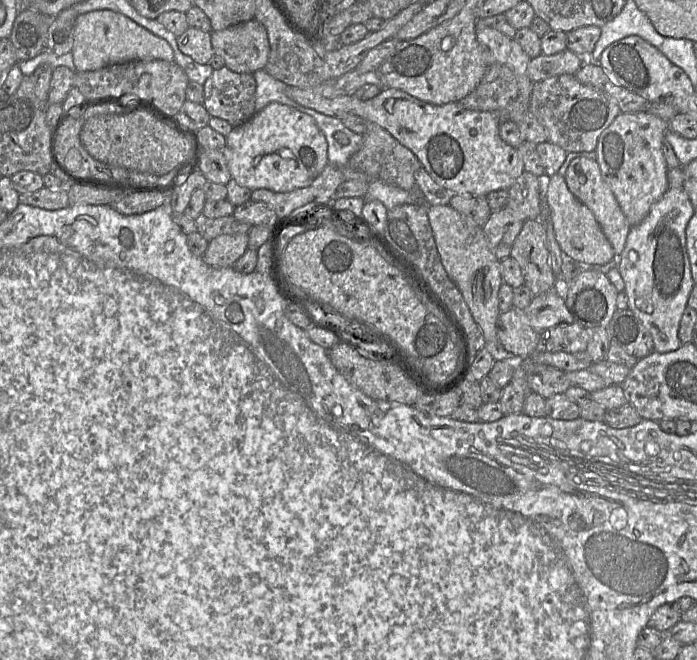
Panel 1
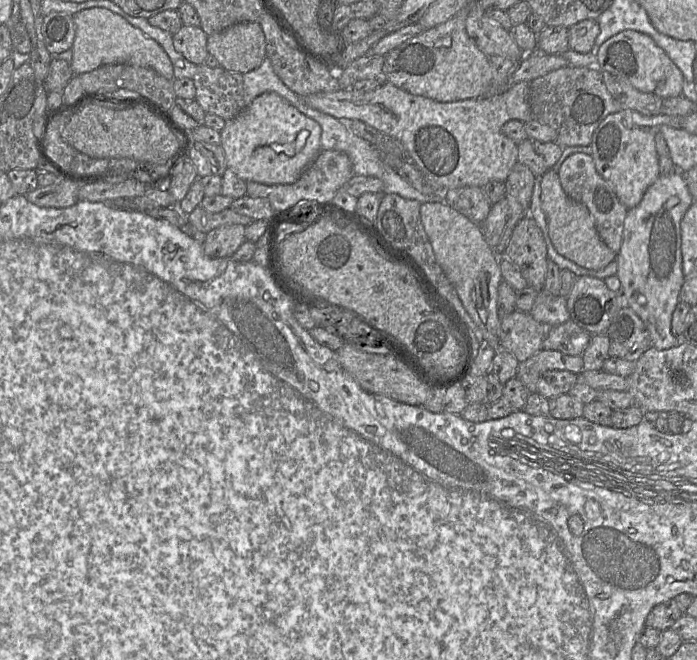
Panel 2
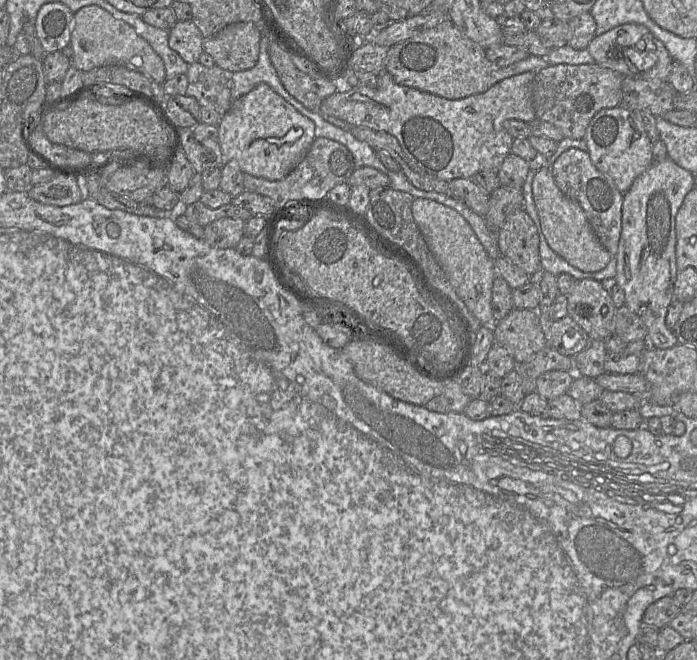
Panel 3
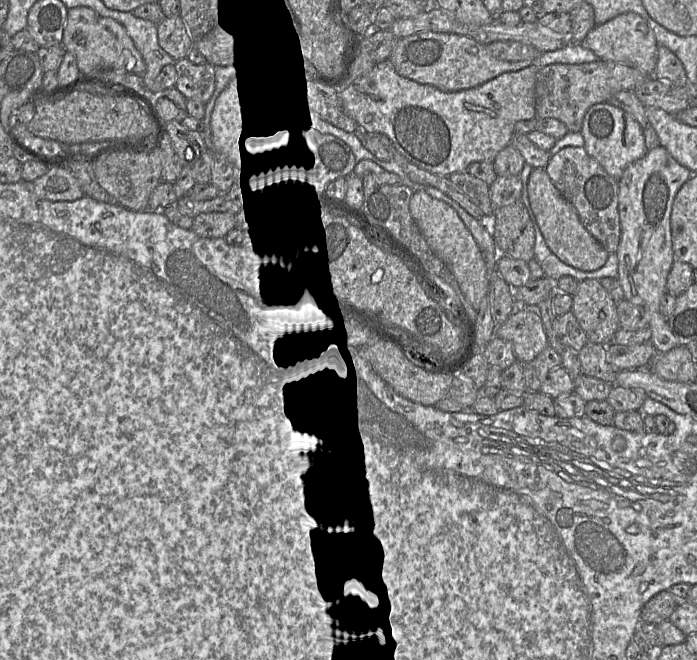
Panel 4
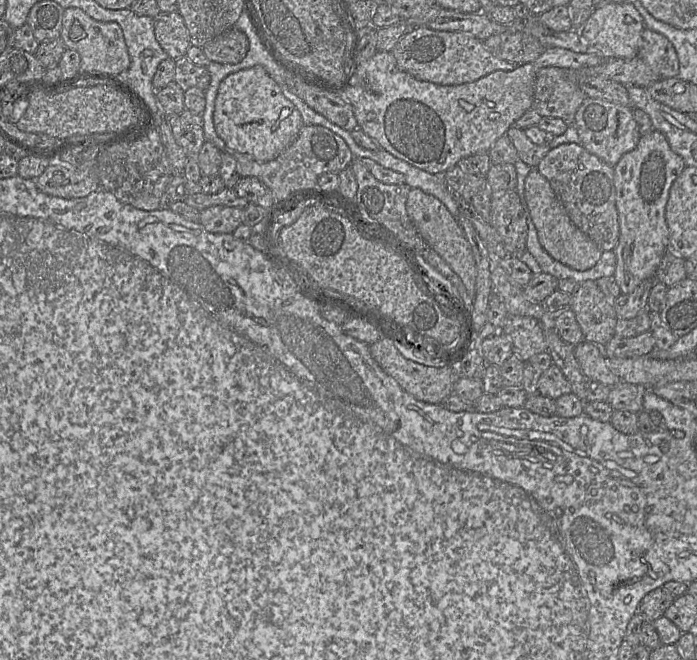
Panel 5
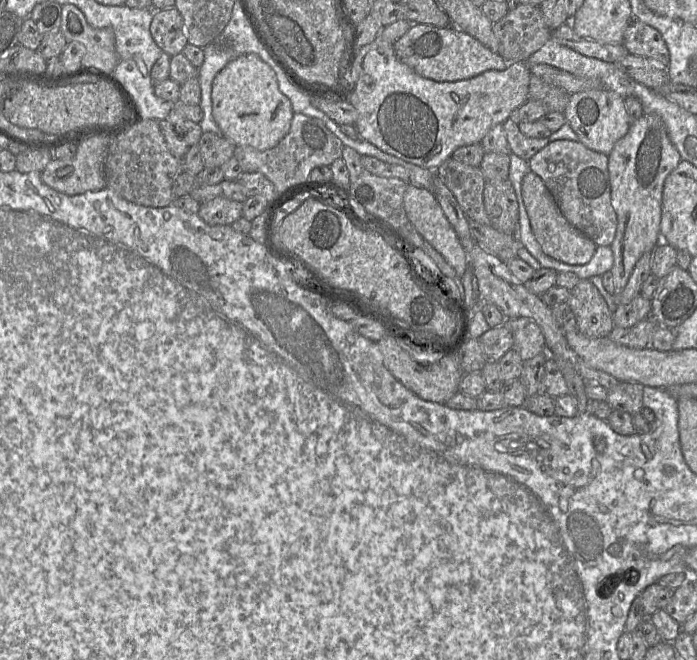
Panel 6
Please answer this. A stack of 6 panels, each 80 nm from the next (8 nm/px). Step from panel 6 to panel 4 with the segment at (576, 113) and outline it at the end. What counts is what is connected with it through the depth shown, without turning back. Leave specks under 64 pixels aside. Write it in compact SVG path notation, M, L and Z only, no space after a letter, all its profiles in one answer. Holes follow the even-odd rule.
M610 103L591 106L583 119L580 132L584 138L584 148L605 171L618 181L625 169L647 153L643 128L629 113Z

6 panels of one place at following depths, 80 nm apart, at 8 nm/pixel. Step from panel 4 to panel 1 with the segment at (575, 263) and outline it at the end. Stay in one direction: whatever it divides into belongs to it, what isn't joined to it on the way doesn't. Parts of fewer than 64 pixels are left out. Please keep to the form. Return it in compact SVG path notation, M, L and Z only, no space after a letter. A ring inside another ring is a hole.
M558 173L550 177L547 202L555 238L566 255L576 262L593 265L604 265L615 258L614 249L603 233L593 212L573 195L567 187L564 177Z

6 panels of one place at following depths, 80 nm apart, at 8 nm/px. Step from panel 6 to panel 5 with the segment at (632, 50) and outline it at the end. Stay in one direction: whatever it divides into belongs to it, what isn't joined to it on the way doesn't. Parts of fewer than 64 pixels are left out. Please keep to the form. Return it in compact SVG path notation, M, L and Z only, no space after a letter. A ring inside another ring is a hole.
M645 28L639 40L638 57L661 78L679 73L679 60L670 41L661 33Z

